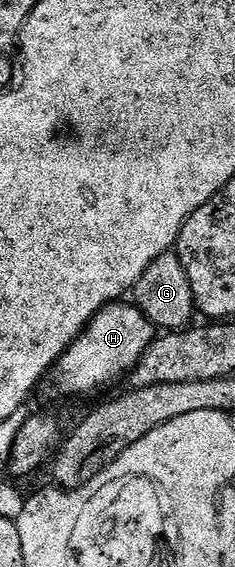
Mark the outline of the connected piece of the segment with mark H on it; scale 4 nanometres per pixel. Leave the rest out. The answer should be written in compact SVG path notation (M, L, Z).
M113 303L99 309L92 321L70 343L70 347L50 370L50 382L64 397L75 393L92 393L112 385L120 376L131 374L154 339L150 319L135 303Z

